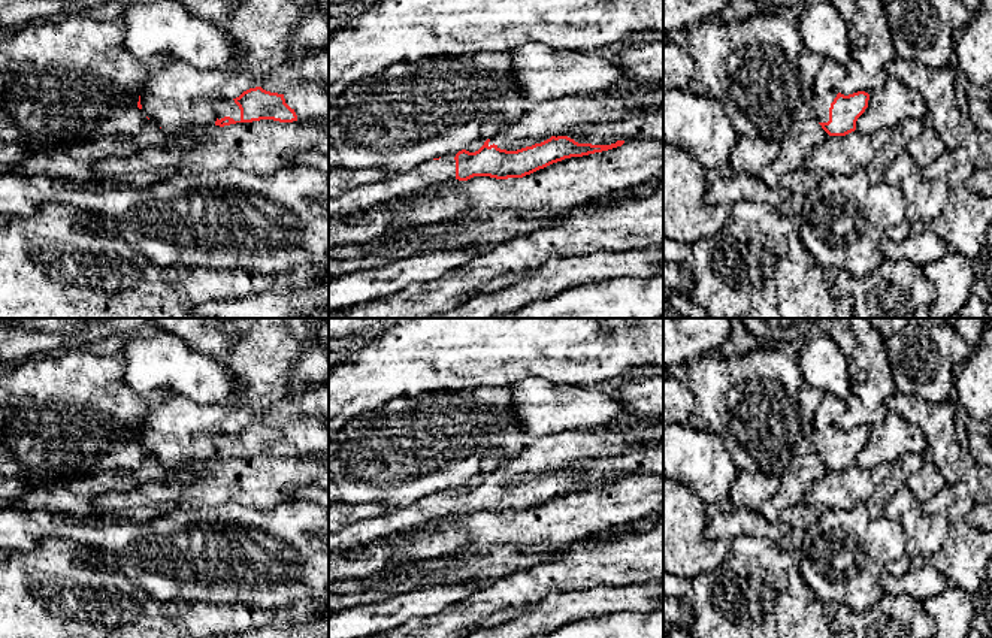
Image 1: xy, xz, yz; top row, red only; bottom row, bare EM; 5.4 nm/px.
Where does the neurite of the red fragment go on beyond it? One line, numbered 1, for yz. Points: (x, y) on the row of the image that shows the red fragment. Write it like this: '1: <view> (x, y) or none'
1: yz (826, 84)

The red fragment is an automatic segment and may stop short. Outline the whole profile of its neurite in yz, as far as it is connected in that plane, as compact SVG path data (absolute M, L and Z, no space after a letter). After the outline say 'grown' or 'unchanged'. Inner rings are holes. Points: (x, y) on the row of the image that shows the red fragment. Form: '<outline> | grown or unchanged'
M823 60L814 78L811 109L829 136L846 136L855 131L858 118L868 108L868 93L858 91L849 96L840 93L844 78L846 66L834 60Z | grown

